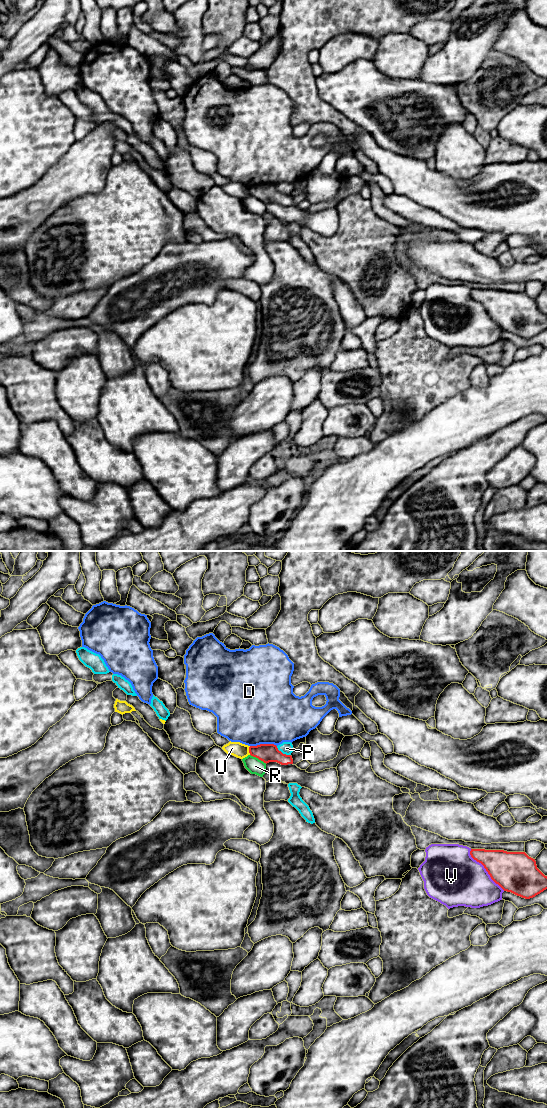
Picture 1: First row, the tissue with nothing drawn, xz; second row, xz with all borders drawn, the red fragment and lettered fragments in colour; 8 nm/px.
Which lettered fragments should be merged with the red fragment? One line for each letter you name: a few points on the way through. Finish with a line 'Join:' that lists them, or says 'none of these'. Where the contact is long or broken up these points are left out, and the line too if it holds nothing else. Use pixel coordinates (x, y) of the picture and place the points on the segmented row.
Join: none of these

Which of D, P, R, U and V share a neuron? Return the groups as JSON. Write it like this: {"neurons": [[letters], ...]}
{"neurons": [["D"], ["P"], ["R"], ["U"], ["V"]]}

